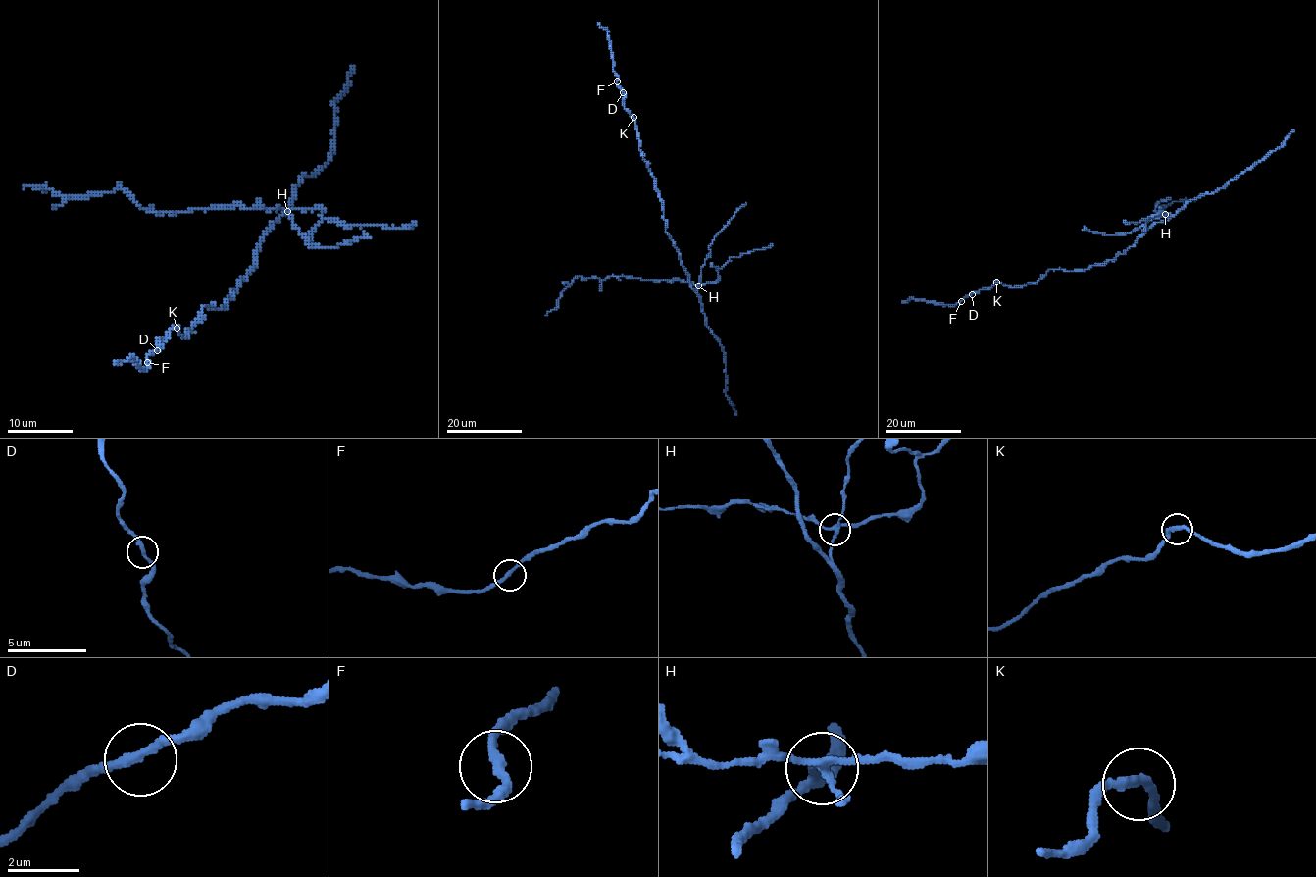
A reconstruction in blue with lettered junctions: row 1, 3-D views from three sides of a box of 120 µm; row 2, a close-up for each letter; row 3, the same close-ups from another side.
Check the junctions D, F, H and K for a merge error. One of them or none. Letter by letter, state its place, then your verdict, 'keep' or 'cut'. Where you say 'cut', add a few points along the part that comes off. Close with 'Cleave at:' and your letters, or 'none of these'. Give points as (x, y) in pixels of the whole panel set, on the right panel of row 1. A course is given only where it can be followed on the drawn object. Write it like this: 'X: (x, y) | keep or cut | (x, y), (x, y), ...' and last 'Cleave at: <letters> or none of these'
D: (972, 294) | keep
F: (961, 301) | keep
H: (1165, 214) | cut | (1165, 214), (1158, 212), (1155, 215), (1158, 202), (1155, 207), (1175, 201), (1195, 201)
K: (996, 282) | keep
Cleave at: H

